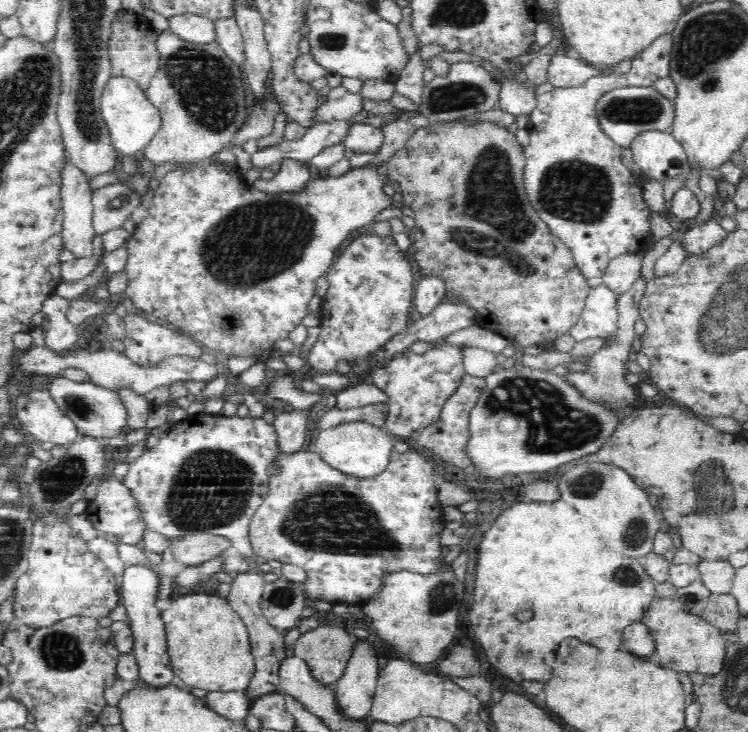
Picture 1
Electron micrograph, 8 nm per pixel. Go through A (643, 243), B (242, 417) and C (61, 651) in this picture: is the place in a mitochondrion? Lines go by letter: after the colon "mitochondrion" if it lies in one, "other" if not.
A: other
B: other
C: mitochondrion

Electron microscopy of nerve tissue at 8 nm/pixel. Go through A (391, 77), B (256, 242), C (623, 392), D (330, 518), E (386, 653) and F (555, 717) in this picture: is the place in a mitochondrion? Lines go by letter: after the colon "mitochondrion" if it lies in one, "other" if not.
A: other
B: mitochondrion
C: mitochondrion
D: mitochondrion
E: other
F: other

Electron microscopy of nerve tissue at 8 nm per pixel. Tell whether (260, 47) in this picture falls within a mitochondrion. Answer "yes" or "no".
no

